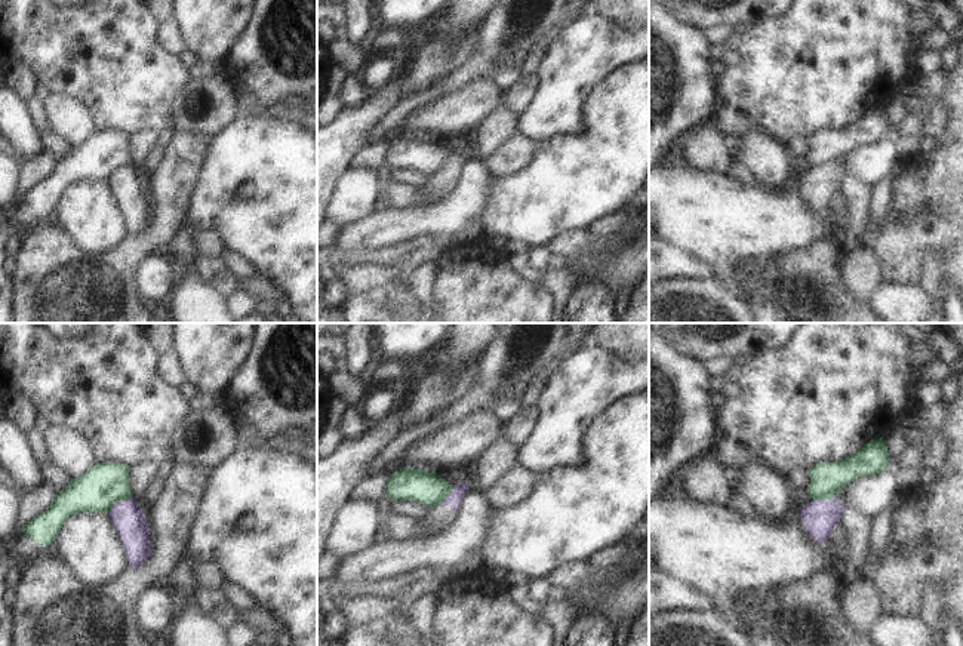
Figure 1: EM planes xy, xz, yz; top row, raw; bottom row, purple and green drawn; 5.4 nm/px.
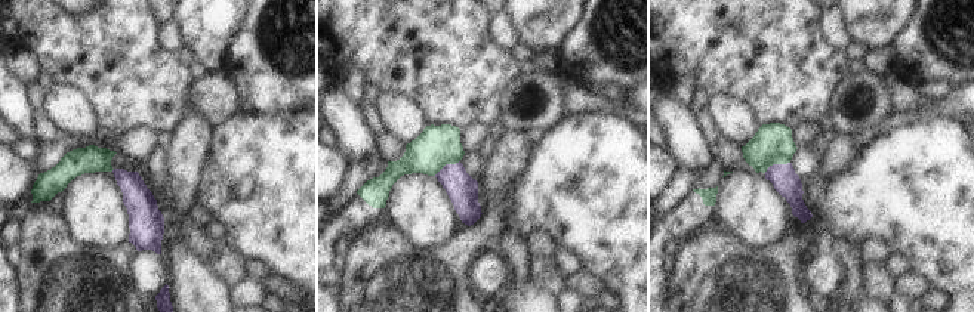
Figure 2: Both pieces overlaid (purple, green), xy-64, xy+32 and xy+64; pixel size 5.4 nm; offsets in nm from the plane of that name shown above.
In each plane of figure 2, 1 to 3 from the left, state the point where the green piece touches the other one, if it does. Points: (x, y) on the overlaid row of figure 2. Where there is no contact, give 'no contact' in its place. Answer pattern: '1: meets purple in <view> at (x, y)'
1: no contact
2: meets purple in xy+32 at (446, 164)
3: meets purple in xy+64 at (776, 164)

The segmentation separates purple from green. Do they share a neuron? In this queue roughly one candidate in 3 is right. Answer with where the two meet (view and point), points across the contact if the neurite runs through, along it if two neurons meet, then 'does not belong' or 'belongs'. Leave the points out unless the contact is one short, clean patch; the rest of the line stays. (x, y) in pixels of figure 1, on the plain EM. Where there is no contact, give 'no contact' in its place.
contact xy (117, 171); border xy (131, 165), (117, 169), (107, 181); does not belong

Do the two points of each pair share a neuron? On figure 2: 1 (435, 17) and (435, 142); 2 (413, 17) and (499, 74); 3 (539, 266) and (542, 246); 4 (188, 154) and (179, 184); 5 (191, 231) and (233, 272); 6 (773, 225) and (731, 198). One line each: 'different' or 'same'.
1: different
2: same
3: different
4: same
5: same
6: same

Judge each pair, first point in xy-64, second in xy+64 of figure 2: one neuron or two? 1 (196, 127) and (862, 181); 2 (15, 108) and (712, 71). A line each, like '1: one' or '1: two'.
1: two
2: two

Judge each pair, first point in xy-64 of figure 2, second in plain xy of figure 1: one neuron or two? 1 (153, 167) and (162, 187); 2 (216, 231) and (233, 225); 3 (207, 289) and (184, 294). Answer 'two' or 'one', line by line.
1: two
2: two
3: one

